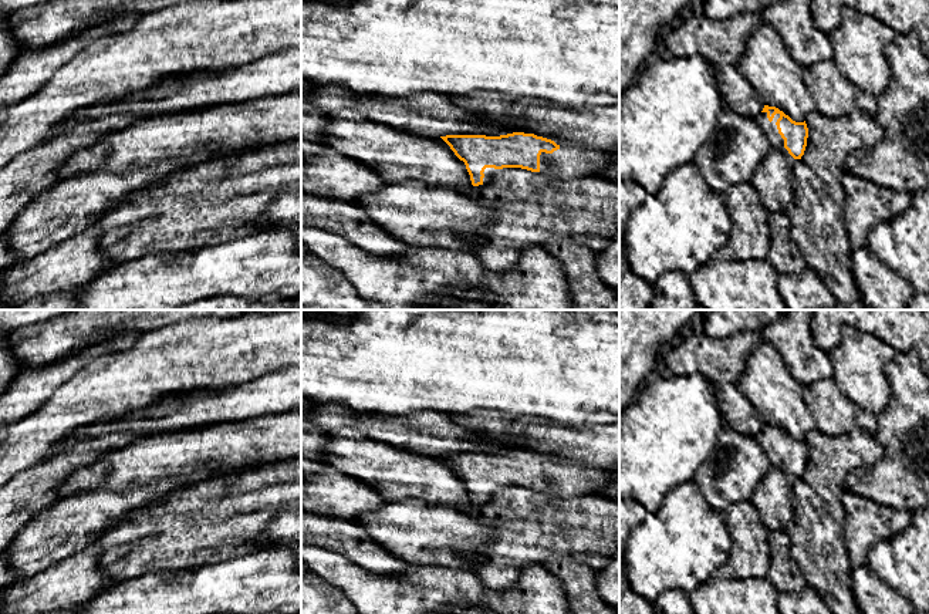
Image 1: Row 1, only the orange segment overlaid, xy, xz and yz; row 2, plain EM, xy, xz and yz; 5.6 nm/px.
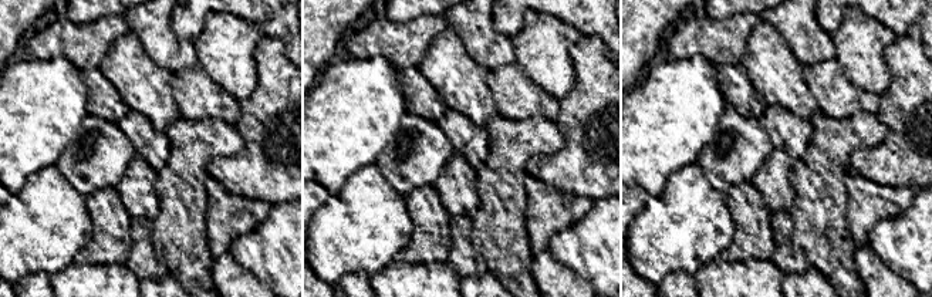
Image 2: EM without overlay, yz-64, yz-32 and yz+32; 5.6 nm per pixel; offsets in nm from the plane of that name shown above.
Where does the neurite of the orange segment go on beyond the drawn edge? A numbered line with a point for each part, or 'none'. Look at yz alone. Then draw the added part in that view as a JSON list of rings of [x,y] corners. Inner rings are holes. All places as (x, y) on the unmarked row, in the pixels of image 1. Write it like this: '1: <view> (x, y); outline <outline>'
1: yz (770, 446); outline [[[761,431],[756,438],[757,438],[759,443],[761,445],[761,448],[764,449],[764,452],[767,453],[768,459],[771,460],[771,466],[780,468],[784,472],[784,475],[790,480],[793,480],[795,478],[784,466],[784,458],[778,452],[778,448],[777,448],[777,443],[776,443],[778,436],[780,436],[780,432],[776,432],[773,439],[770,441],[768,436],[767,436],[767,431]]]

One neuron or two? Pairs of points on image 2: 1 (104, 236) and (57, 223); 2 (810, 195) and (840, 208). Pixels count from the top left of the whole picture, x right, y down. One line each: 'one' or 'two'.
1: two
2: one

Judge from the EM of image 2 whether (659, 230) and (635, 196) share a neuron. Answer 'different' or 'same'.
different

